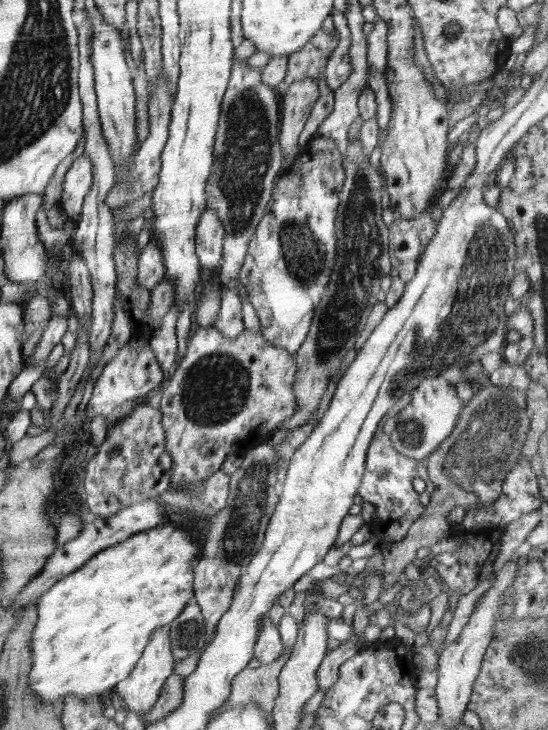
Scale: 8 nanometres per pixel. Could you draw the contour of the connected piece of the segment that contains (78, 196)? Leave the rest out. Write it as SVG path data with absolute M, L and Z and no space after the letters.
M83 154L74 160L64 175L62 196L58 204L62 211L67 214L66 221L71 221L73 224L79 220L84 198L90 192L90 186L94 180L92 168L94 168L92 159Z

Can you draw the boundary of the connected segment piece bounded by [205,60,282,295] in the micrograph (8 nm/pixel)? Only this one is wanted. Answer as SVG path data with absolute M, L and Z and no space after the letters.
M234 60L228 86L220 104L218 132L214 138L212 152L214 164L205 189L207 206L218 212L222 228L226 230L223 258L219 267L220 280L224 289L234 291L236 295L236 286L229 289L230 284L239 281L248 242L252 240L272 198L274 176L281 167L280 110L281 99L274 87L262 82L261 71L249 68L247 62L240 63Z

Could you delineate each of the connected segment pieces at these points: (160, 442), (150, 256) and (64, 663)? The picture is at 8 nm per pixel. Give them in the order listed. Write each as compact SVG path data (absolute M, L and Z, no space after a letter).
M149 403L136 406L136 408L134 408L134 410L130 412L130 414L124 416L119 423L110 428L107 428L105 441L100 446L98 446L97 452L88 462L86 468L86 478L84 480L84 488L86 490L86 509L90 510L98 517L109 517L111 514L117 513L119 510L122 510L123 508L126 508L133 503L144 502L146 500L155 499L156 497L158 497L159 494L162 494L164 490L167 490L169 488L170 484L170 467L172 467L172 456L166 453L165 450L166 438L164 429L162 428L162 415L159 412L159 408L153 408Z
M151 238L137 260L137 284L150 292L163 280L165 269L158 240Z
M162 523L154 528L144 530L142 532L131 535L124 542L120 542L114 546L110 546L104 550L98 551L90 560L86 561L82 567L66 577L62 578L58 582L54 583L36 602L36 610L38 610L36 625L34 625L34 631L32 631L32 637L30 637L30 648L32 650L32 669L28 673L28 684L30 684L30 692L38 698L40 696L40 702L42 704L52 704L54 700L65 699L68 694L76 696L76 698L93 698L100 697L104 692L113 690L115 686L125 678L129 677L129 674L138 659L142 657L142 653L150 641L150 635L154 633L154 629L170 624L182 609L186 607L190 595L194 593L194 567L190 568L191 562L196 564L196 560L201 556L201 550L198 550L199 546L194 544L194 541L190 537L190 530L183 530L181 527L175 526L174 523Z

